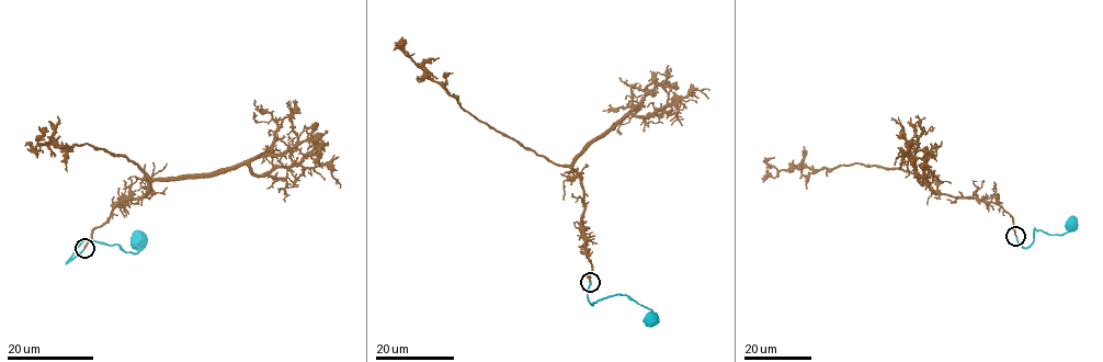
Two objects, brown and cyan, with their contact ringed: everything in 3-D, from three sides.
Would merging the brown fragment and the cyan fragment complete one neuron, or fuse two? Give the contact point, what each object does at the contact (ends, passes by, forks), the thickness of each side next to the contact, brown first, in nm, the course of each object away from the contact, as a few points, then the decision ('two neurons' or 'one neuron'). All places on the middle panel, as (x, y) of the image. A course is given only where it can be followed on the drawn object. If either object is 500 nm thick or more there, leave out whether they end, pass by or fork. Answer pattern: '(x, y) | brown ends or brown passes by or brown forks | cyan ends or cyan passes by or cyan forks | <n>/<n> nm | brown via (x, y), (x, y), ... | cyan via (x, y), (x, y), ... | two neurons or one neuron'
(590, 282) | brown ends | cyan ends | 240/190 nm | brown via (590, 282), (591, 263), (581, 225), (582, 178), (465, 111), (400, 48), (406, 40) | cyan via (590, 282), (587, 295), (592, 305), (625, 294), (651, 310), (652, 317) | one neuron

